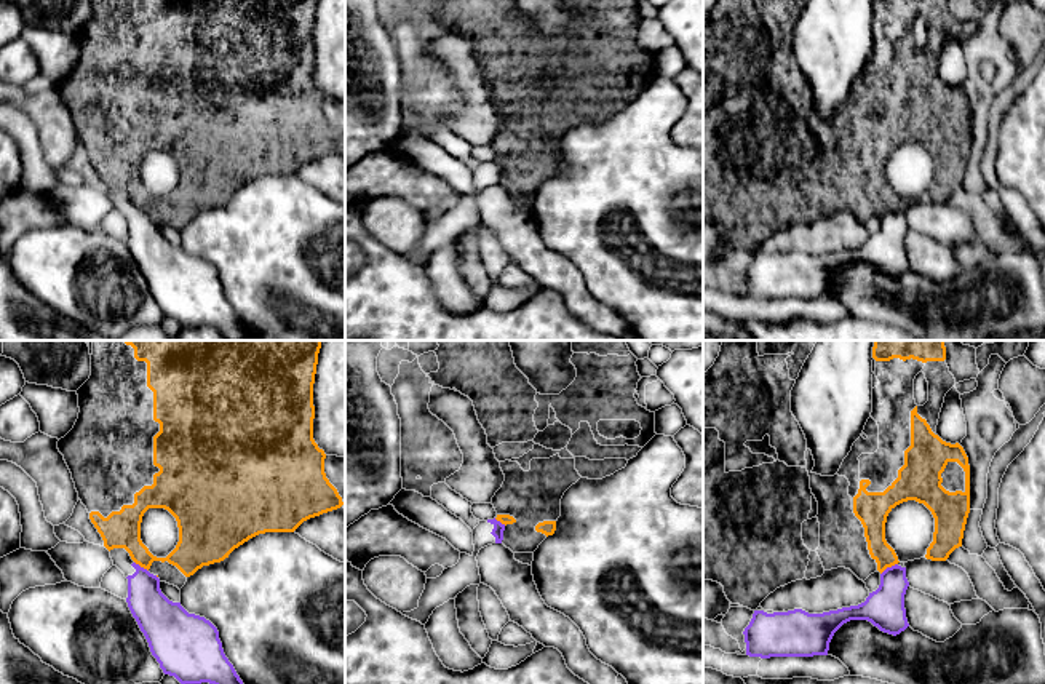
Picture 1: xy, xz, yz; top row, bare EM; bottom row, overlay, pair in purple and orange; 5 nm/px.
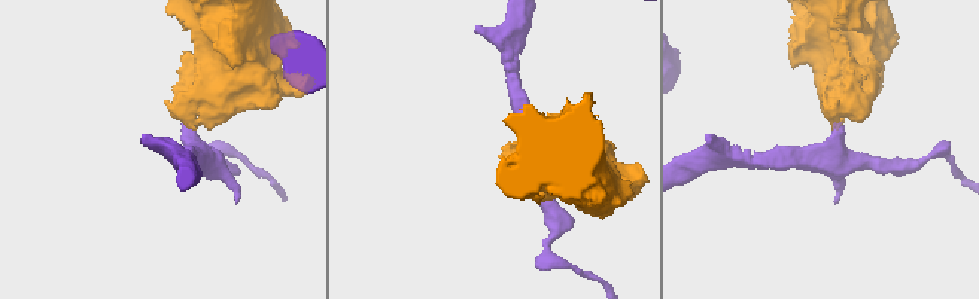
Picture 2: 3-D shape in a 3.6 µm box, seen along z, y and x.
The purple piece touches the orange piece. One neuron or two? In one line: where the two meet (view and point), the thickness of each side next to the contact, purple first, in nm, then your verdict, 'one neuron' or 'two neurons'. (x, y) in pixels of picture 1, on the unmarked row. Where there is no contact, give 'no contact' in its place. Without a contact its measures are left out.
contact yz (889, 210); calibres 200 and 120 nm; two neurons

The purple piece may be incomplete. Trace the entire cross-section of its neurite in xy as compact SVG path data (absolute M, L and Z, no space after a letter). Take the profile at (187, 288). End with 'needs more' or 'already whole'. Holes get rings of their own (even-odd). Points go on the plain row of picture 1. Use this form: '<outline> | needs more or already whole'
M125 190L110 192L110 200L128 221L128 249L163 315L182 328L209 324L227 340L248 340L224 296L217 270L169 243L160 232L160 221L136 206Z | needs more

